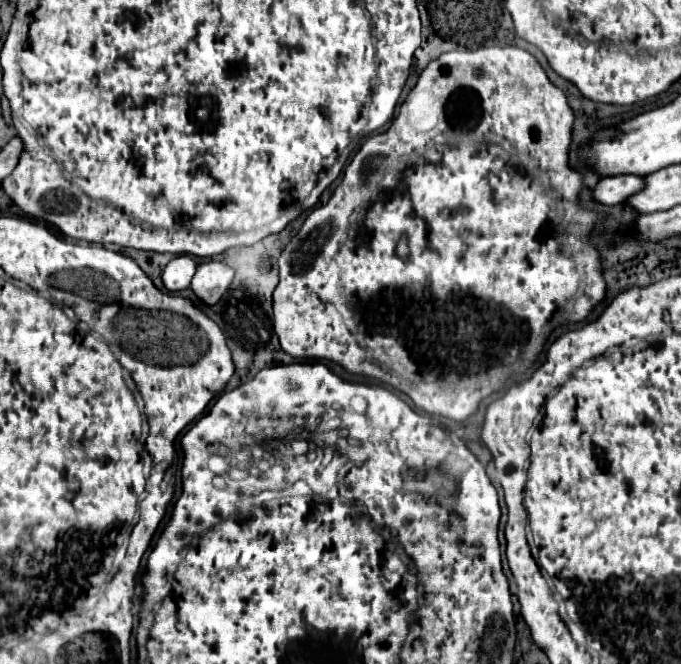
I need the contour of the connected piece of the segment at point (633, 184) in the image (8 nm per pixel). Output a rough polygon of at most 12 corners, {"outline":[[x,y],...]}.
{"outline":[[604,177],[594,197],[604,205],[624,203],[642,191],[644,177]]}

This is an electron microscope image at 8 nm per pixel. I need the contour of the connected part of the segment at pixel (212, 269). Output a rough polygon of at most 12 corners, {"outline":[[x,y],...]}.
{"outline":[[222,261],[200,263],[192,291],[218,303],[234,279]]}

